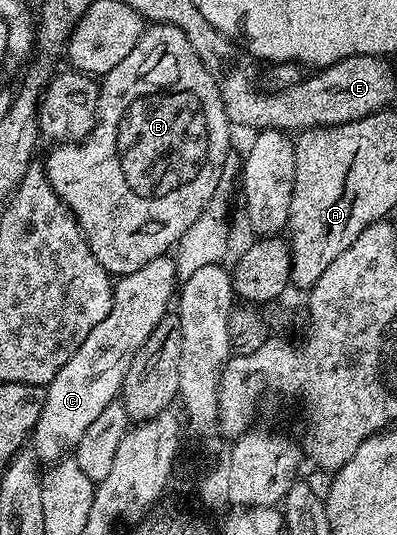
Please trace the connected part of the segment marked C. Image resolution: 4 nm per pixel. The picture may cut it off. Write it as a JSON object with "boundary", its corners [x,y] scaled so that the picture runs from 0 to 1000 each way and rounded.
{"boundary":[[[426,477],[383,482],[383,490],[373,490],[373,497],[353,497],[353,505],[343,505],[343,512],[295,518],[287,531],[287,570],[282,579],[272,579],[272,594],[262,594],[262,602],[239,609],[232,624],[222,624],[222,632],[212,632],[202,654],[191,654],[191,662],[181,662],[181,669],[171,669],[171,677],[146,693],[141,707],[131,707],[131,714],[113,720],[111,759],[101,766],[101,781],[81,809],[81,843],[108,869],[123,871],[159,858],[194,834],[202,819],[212,819],[212,804],[222,804],[222,796],[232,796],[232,787],[252,776],[262,759],[300,746],[312,699],[322,699],[322,684],[332,677],[343,654],[353,654],[353,647],[363,647],[363,632],[373,632],[373,624],[383,624],[383,617],[393,609],[393,602],[403,602],[403,594],[421,591],[426,576],[418,574],[426,568],[431,574],[443,553],[438,523],[448,521],[446,492]]]}

